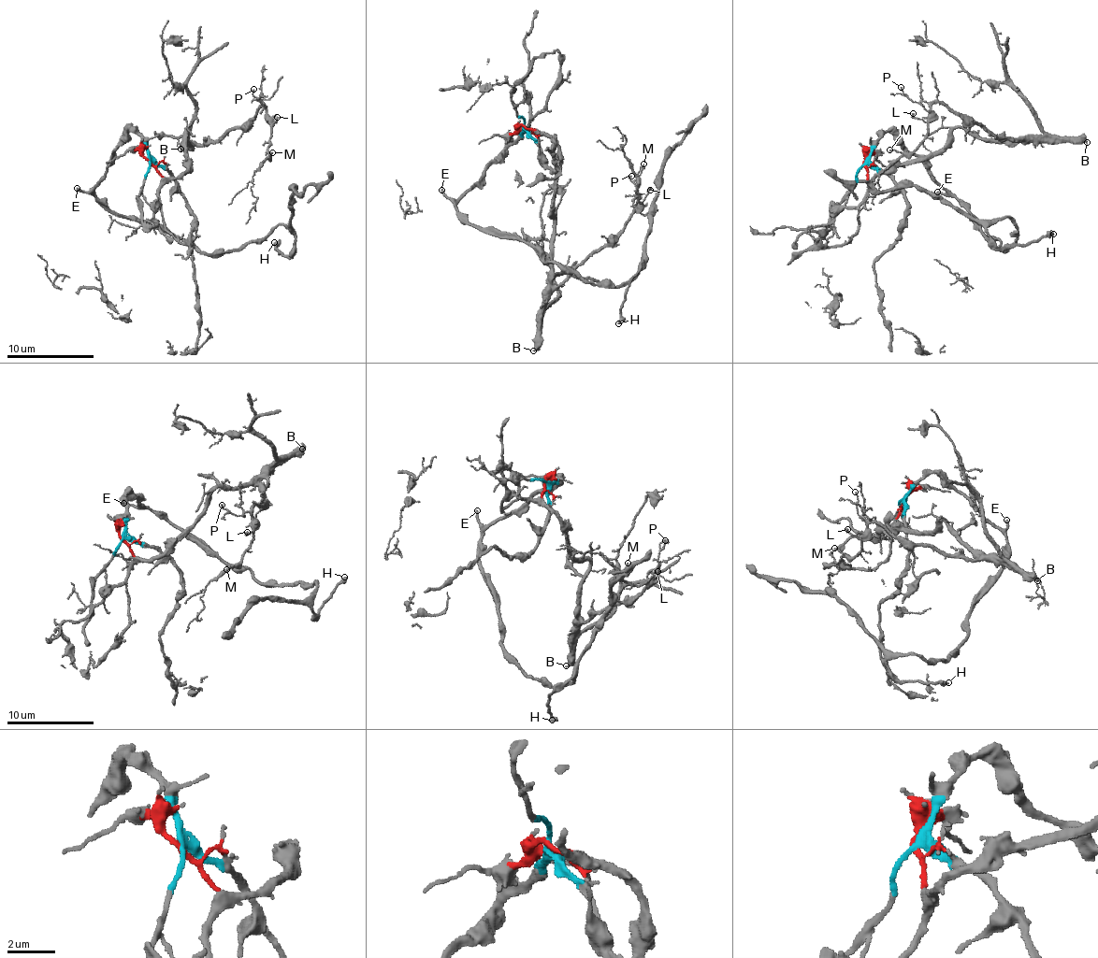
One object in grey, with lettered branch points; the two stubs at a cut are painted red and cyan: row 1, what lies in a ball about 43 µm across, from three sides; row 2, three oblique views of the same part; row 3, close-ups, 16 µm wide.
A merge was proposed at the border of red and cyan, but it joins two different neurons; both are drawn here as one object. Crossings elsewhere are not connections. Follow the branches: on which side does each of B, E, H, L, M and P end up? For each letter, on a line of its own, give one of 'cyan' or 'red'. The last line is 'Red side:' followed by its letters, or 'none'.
B: red
E: cyan
H: cyan
L: red
M: red
P: red
Red side: B, L, M, P

